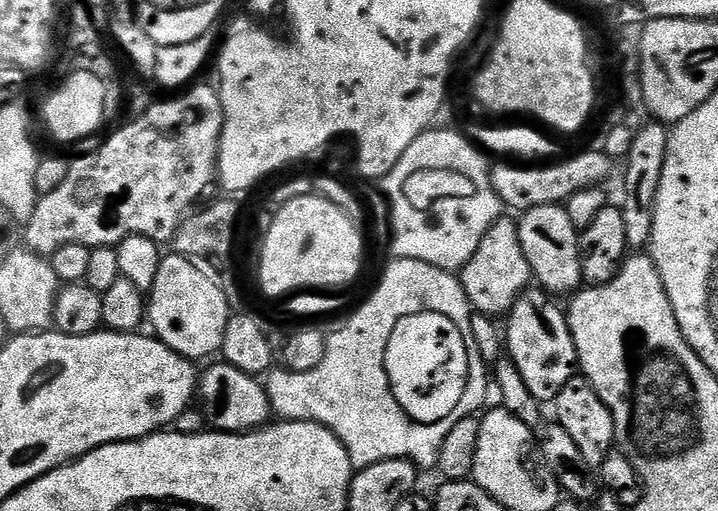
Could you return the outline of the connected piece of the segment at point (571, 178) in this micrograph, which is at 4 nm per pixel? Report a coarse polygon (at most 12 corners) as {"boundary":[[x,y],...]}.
{"boundary":[[603,150],[543,166],[493,163],[494,194],[516,214],[603,185]]}

